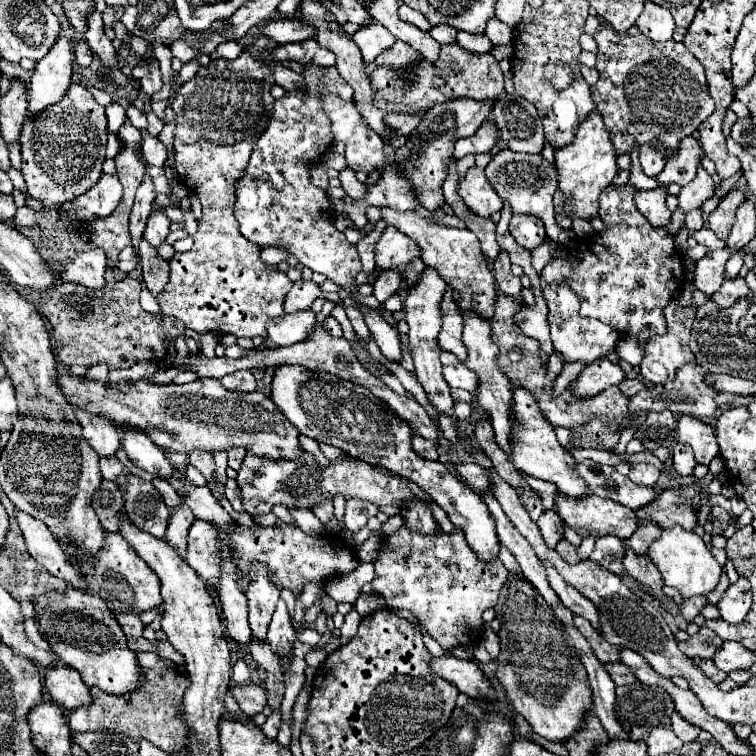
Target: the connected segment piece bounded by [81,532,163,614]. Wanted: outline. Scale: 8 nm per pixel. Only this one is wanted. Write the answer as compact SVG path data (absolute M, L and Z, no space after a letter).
M117 532L111 534L111 544L101 548L97 556L81 556L81 568L85 568L85 578L89 590L99 594L109 602L109 608L117 612L145 612L151 608L161 608L163 600L159 594L159 580L155 572L135 554L127 540Z

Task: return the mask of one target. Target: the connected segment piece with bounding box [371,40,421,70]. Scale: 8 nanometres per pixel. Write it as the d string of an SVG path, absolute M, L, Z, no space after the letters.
M397 40L391 48L387 48L385 52L381 52L373 60L371 68L375 68L375 66L387 66L387 68L393 68L393 70L407 70L419 58L421 58L421 54L417 50L413 50L409 44Z

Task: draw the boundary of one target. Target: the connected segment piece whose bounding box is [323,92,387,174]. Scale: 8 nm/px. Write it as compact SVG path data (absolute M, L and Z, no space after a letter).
M325 92L323 96L323 106L325 106L325 112L327 116L331 118L331 124L333 124L333 136L337 142L343 142L345 144L345 160L347 160L347 166L353 168L355 172L361 170L361 172L367 172L371 174L373 170L381 170L385 166L385 140L381 136L377 136L377 132L373 132L359 116L357 108L355 108L355 102L345 102L341 100L339 96L333 96L329 92Z

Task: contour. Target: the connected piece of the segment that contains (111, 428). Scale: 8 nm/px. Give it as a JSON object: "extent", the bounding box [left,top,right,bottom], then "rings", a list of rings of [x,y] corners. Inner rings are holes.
{"extent":[75,410,121,456],"rings":[[[77,410],[75,416],[83,428],[83,438],[97,450],[97,454],[113,456],[115,450],[121,446],[119,428],[115,424],[109,424],[109,420],[103,420],[101,416],[93,416],[91,412],[85,410]]]}

